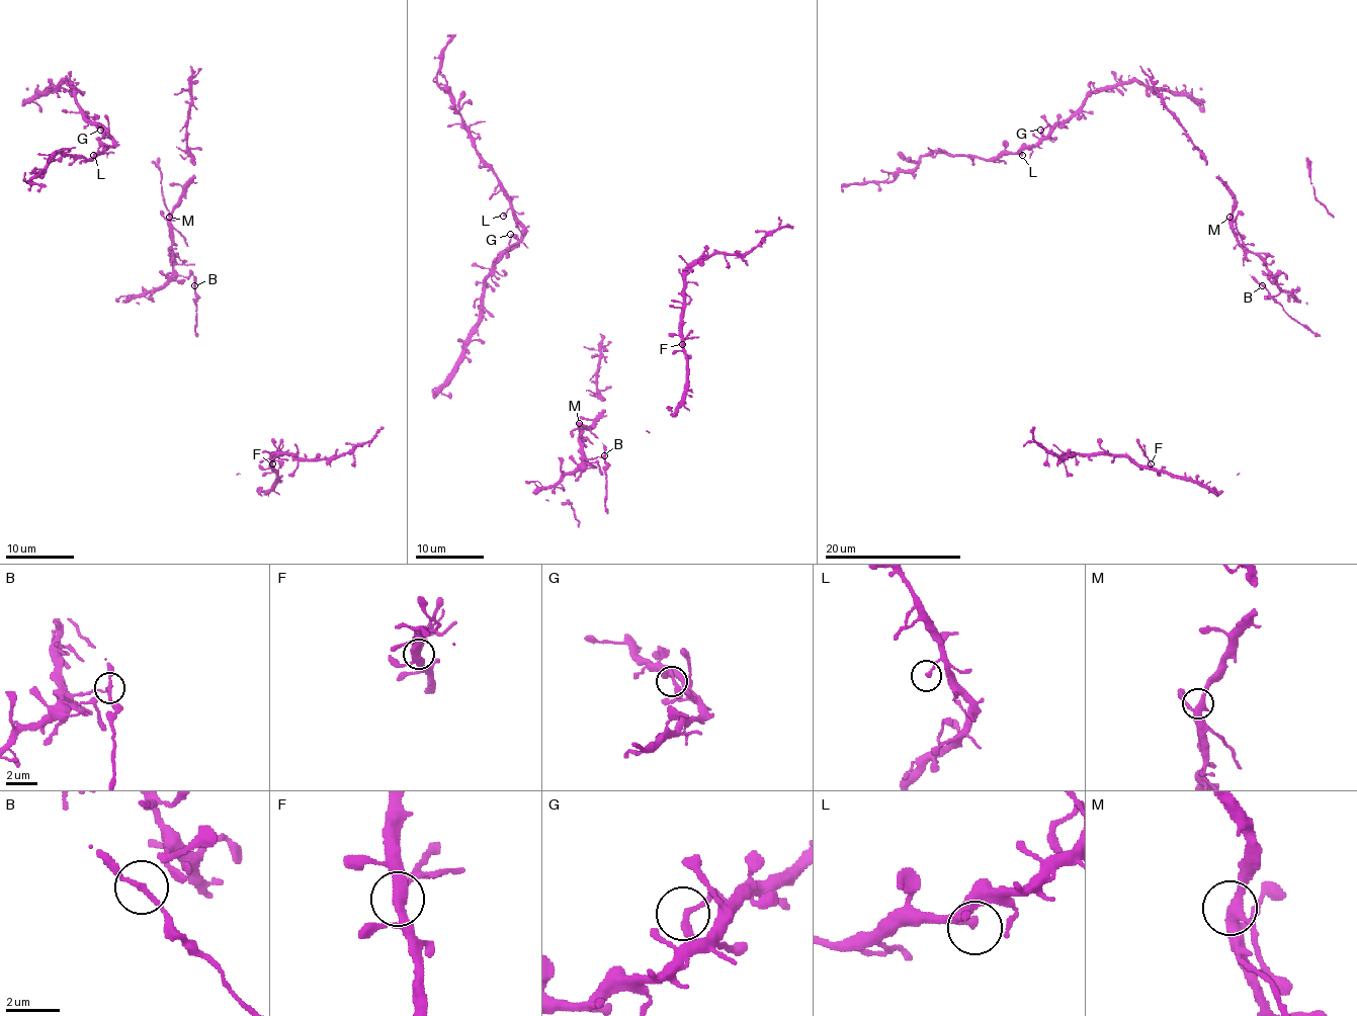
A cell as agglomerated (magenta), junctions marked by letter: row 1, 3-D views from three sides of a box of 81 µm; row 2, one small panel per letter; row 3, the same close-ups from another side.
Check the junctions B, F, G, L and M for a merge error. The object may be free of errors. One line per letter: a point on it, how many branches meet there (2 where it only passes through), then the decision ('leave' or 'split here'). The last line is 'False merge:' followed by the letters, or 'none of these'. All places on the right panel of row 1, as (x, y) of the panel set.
B: (1262, 285) | 3 | leave
F: (1151, 463) | 3 | leave
G: (1040, 130) | 2 | leave
L: (1022, 155) | 1 | leave
M: (1230, 217) | 3 | leave
False merge: none of these

